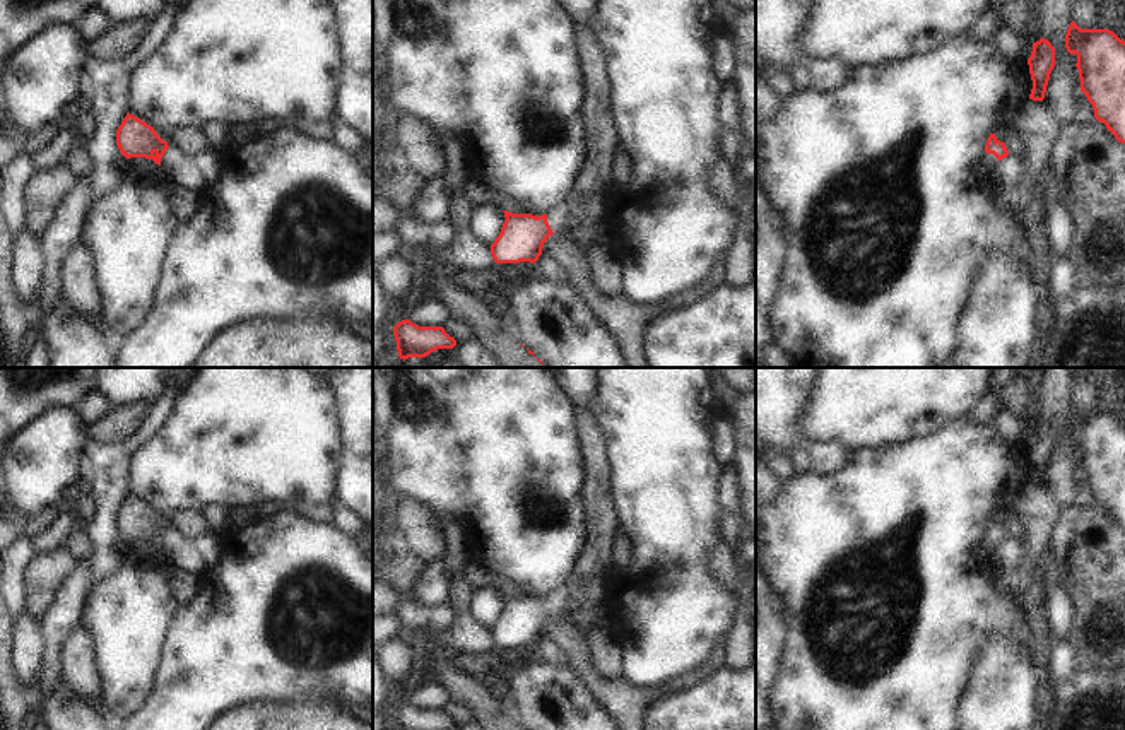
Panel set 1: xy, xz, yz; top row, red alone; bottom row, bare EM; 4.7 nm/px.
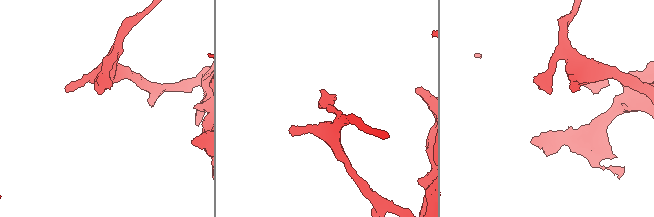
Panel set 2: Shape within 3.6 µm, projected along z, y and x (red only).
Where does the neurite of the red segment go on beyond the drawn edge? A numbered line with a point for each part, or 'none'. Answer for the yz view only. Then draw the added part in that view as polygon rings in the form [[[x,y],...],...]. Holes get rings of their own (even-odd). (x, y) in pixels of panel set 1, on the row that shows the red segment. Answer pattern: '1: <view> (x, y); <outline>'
1: yz (989, 163); [[[985,152],[980,162],[980,169],[985,171],[992,181],[993,181],[997,166],[998,166],[998,159],[993,154]]]

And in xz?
1: xz (592, 211); [[[569,195],[564,203],[545,214],[552,233],[557,233],[564,224],[568,224],[574,212],[580,214],[578,226],[597,226],[605,222],[605,195],[593,195],[588,198]]]

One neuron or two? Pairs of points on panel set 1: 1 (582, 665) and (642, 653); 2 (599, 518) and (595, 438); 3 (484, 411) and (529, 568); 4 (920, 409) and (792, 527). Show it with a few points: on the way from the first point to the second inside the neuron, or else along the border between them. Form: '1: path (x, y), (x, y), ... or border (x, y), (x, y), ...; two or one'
1: border (621, 677), (642, 688), (662, 682); two
2: path (597, 498), (595, 459); one
3: path (498, 450), (513, 529); one
4: border (922, 435), (900, 443), (857, 447), (850, 452); two

